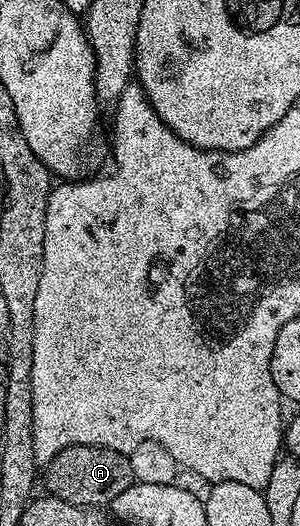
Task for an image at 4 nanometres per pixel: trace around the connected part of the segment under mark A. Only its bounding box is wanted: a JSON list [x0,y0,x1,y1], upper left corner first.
[44,444,136,509]

